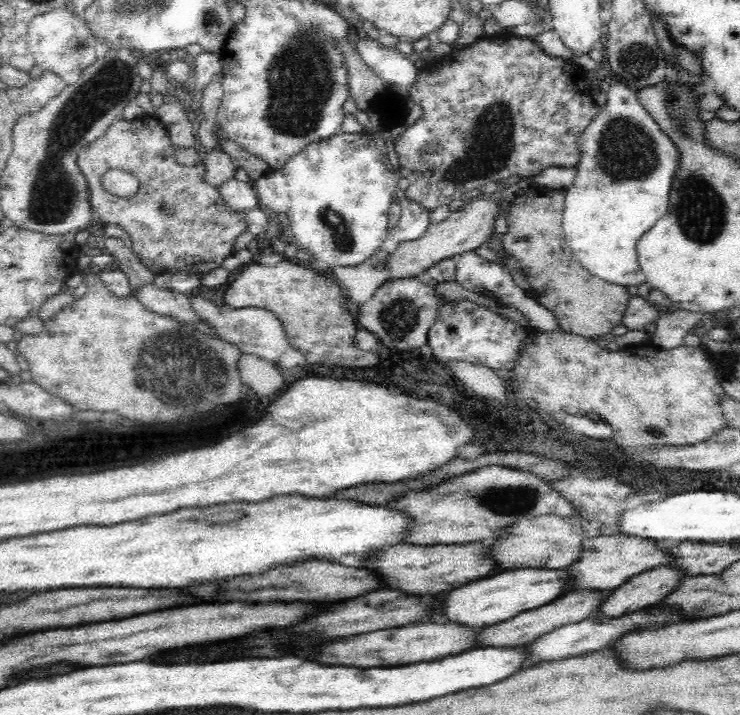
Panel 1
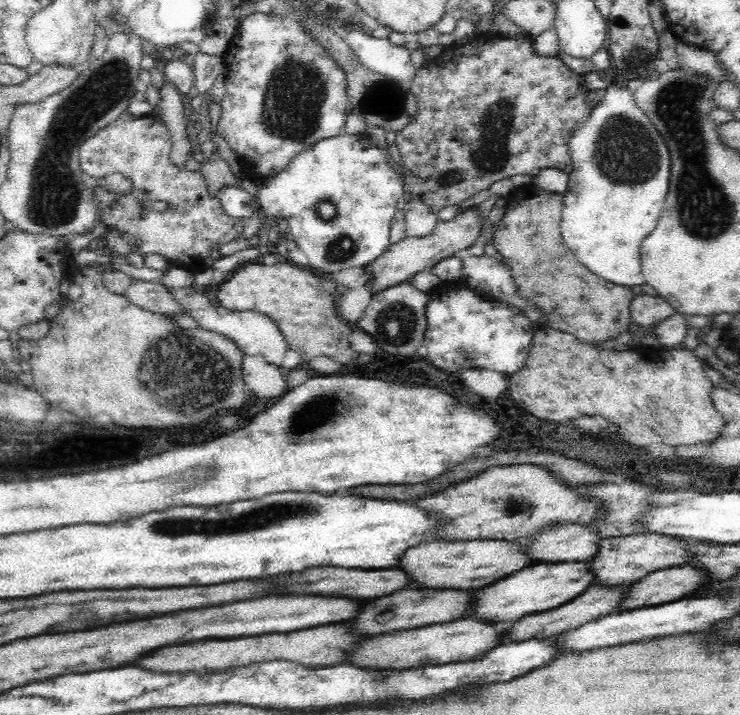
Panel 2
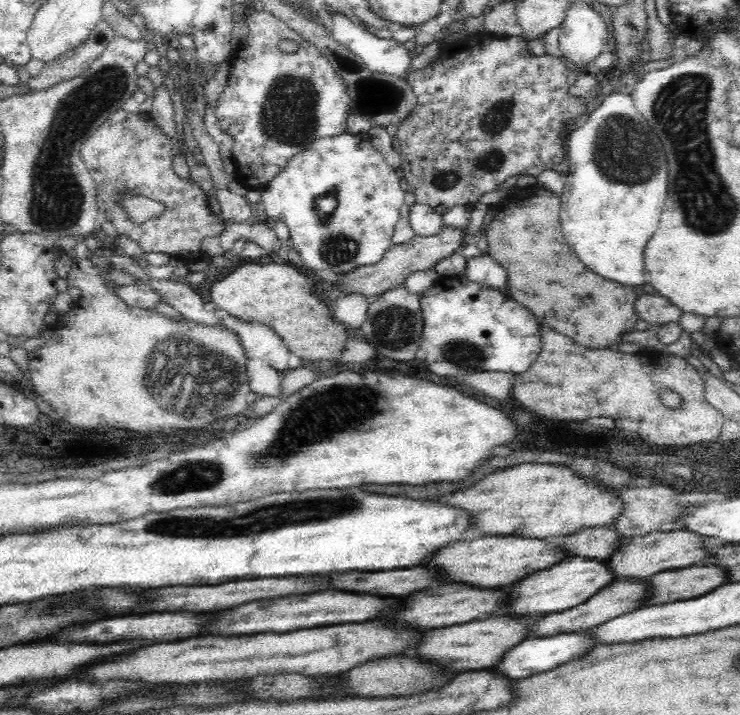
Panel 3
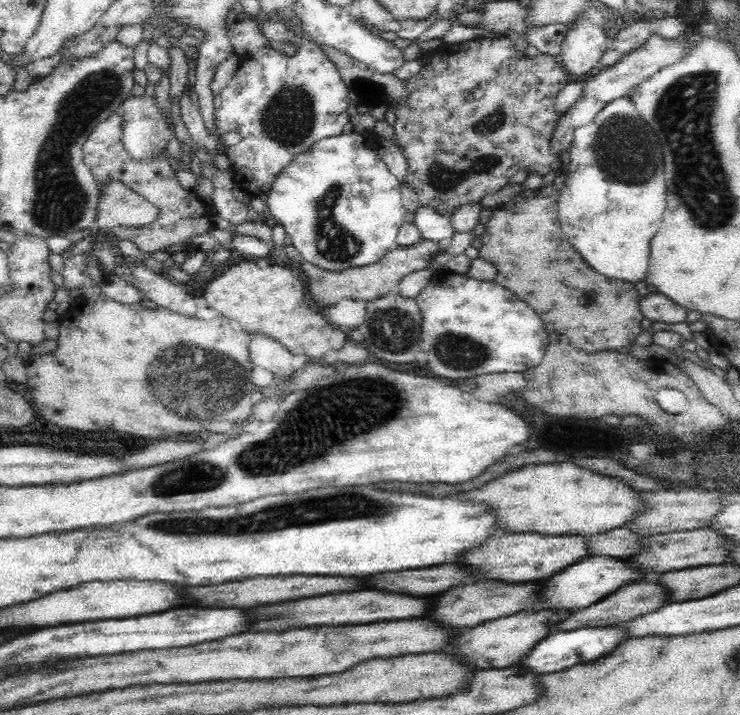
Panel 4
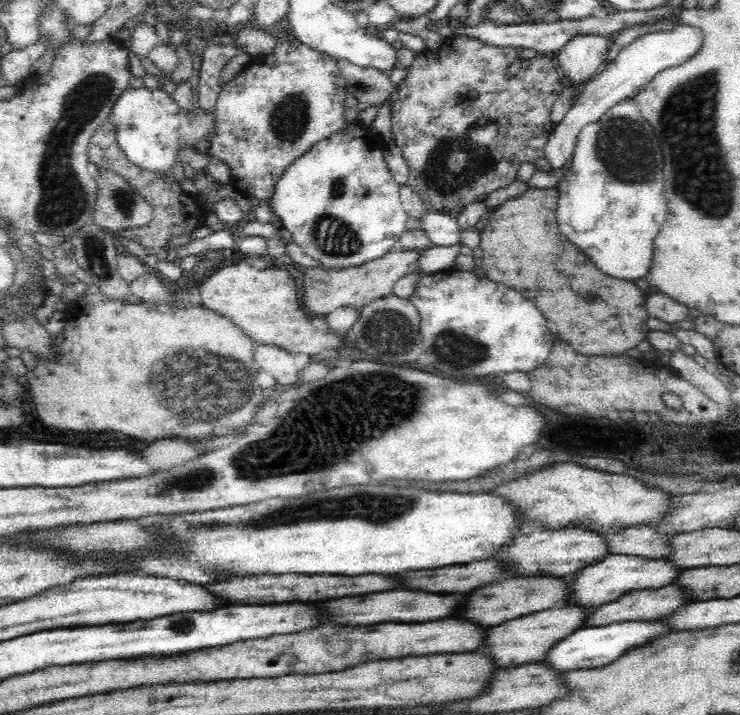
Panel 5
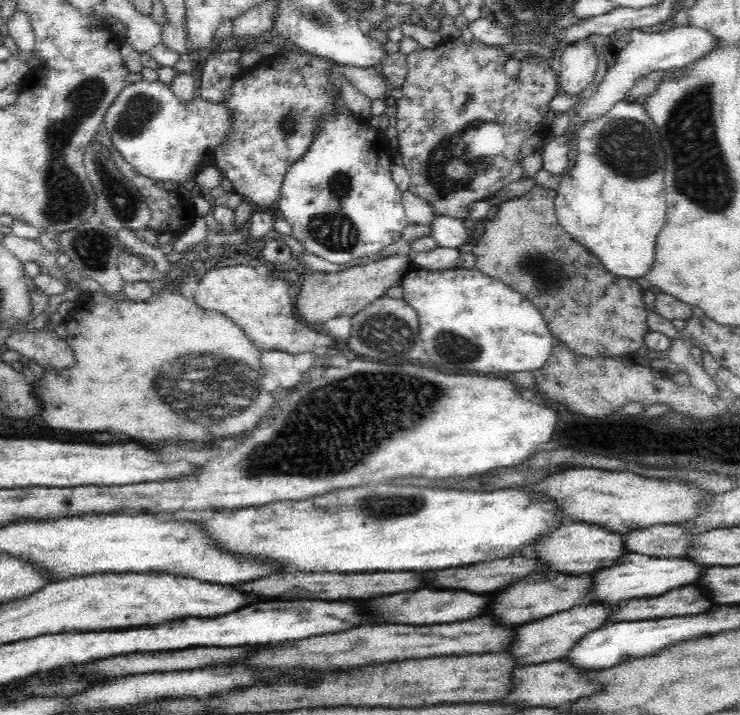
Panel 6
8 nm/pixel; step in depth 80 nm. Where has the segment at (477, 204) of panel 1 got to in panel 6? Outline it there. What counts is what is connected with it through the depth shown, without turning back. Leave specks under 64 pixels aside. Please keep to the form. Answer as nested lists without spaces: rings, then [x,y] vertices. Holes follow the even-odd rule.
[[[399,252],[365,265],[344,269],[339,273],[321,273],[319,271],[307,273],[300,293],[296,296],[296,310],[299,310],[300,318],[303,318],[308,324],[318,327],[336,317],[352,318],[371,302],[380,299],[388,288],[398,286],[404,274],[414,268],[411,257]]]

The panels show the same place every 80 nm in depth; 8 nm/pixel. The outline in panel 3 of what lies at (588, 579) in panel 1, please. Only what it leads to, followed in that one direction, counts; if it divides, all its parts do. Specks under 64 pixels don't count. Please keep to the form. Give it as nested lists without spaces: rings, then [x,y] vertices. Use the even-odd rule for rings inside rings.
[[[685,529],[627,537],[624,543],[619,546],[619,549],[616,550],[616,554],[610,556],[604,562],[621,580],[624,578],[648,580],[652,576],[660,574],[660,572],[712,564],[712,552],[709,548],[705,548],[705,542],[706,537],[701,536],[701,534],[687,532]]]

